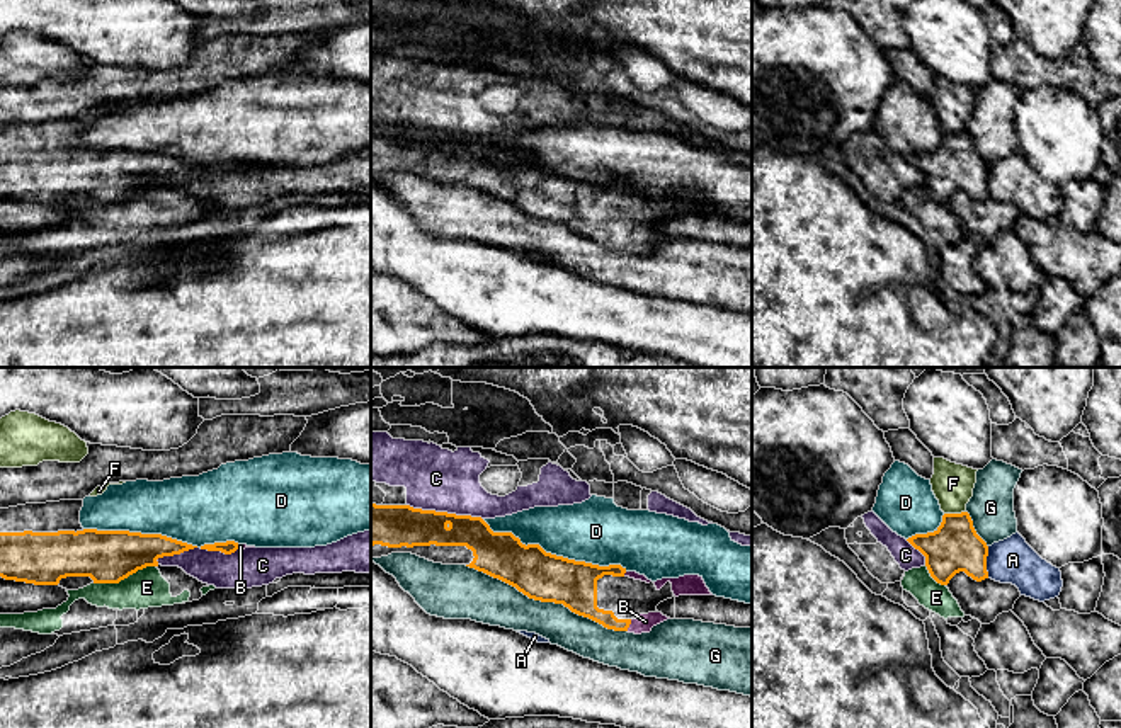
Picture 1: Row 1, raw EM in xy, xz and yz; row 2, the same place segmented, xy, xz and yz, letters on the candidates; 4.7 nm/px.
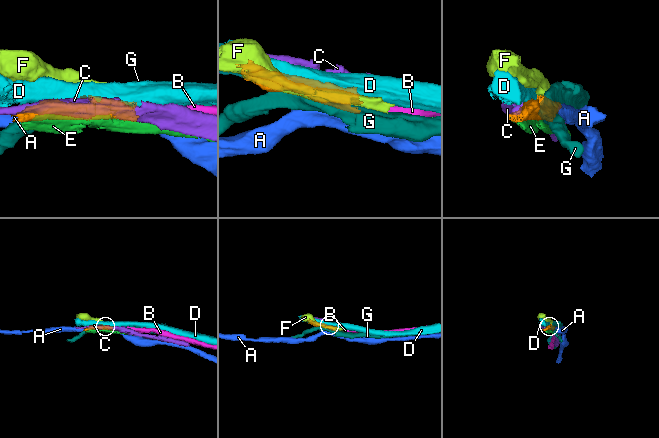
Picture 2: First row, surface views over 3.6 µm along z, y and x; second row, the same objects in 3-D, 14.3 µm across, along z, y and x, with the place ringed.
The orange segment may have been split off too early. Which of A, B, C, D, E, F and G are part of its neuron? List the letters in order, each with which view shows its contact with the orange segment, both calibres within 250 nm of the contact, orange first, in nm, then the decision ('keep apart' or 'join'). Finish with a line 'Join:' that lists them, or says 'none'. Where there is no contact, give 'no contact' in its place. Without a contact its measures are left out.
A: meets orange in yz; 240 nm thick on the orange side, 220 nm on the other; keep apart
B: meets orange in xz; 140 nm thick on the orange side, 80 nm on the other; join
C: meets orange in xz; 200 nm thick on the orange side, 300 nm on the other; keep apart
D: meets orange in xy; 240 nm thick on the orange side, 320 nm on the other; keep apart
E: meets orange in xy; 260 nm thick on the orange side, 180 nm on the other; keep apart
F: meets orange in yz; 240 nm thick on the orange side, 190 nm on the other; keep apart
G: meets orange in xz; 240 nm thick on the orange side, 220 nm on the other; keep apart
Join: B

